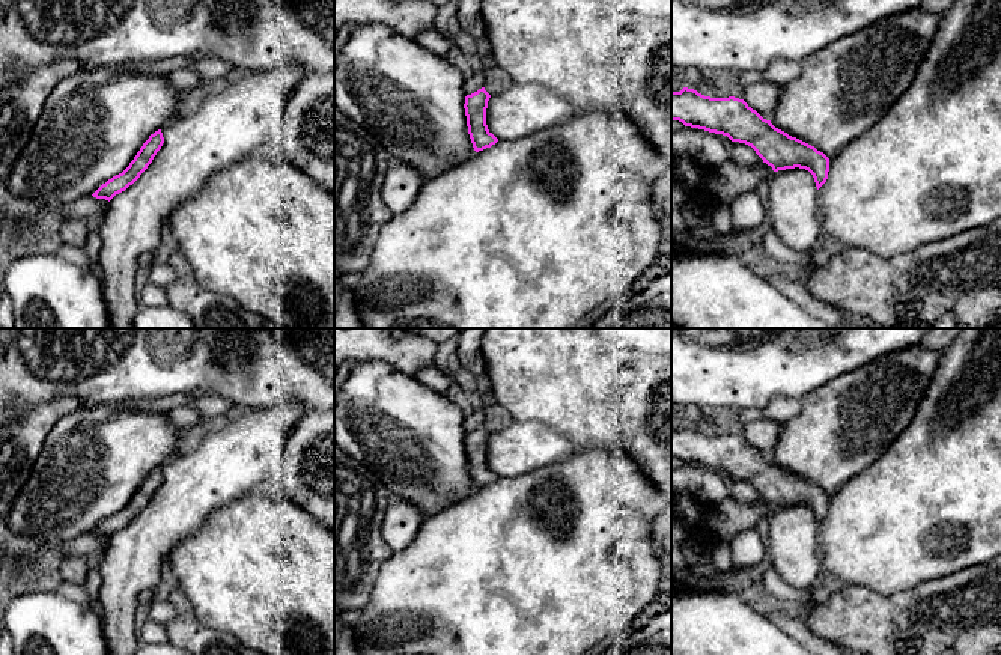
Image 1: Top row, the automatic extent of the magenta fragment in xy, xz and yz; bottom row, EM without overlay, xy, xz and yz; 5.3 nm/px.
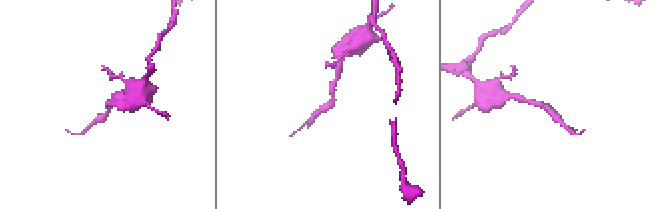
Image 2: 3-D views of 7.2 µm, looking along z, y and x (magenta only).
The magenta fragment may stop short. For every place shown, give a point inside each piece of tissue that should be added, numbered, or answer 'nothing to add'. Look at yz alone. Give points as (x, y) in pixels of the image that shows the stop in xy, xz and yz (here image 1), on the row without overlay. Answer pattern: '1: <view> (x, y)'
nothing to add

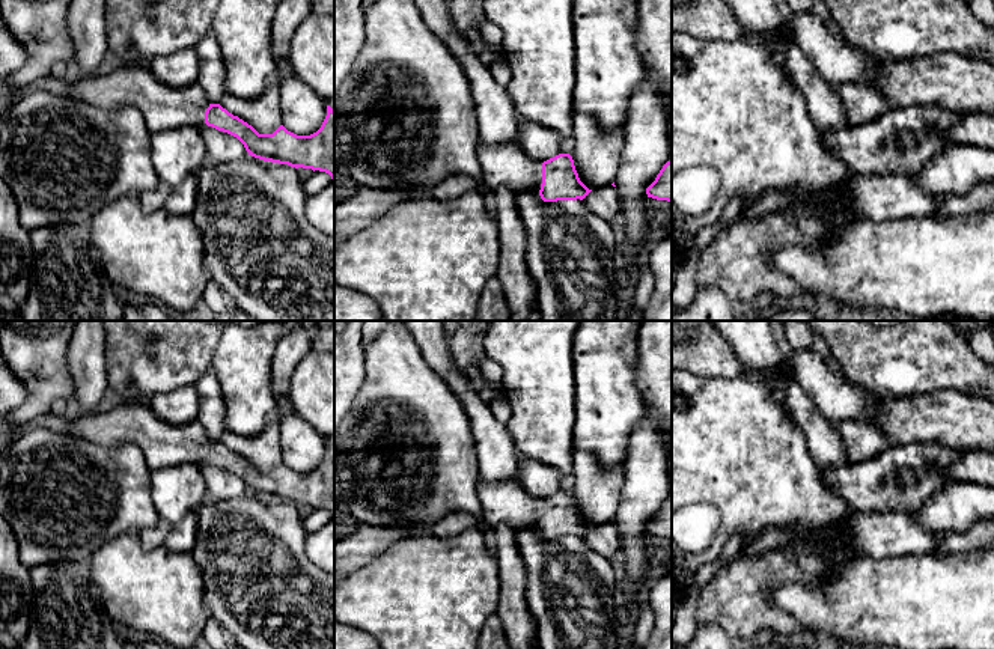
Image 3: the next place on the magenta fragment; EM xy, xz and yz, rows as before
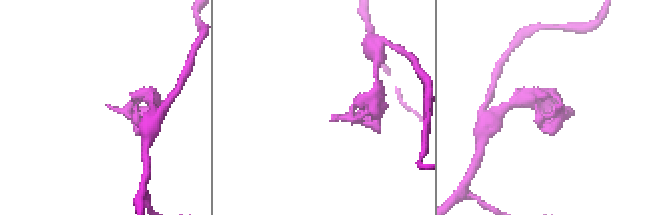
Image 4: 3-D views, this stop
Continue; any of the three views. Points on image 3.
1: xz (508, 503)

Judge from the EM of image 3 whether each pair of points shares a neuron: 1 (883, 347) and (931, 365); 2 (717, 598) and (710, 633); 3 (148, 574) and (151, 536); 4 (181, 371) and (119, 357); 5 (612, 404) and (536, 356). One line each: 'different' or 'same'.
1: same
2: different
3: different
4: same
5: different

